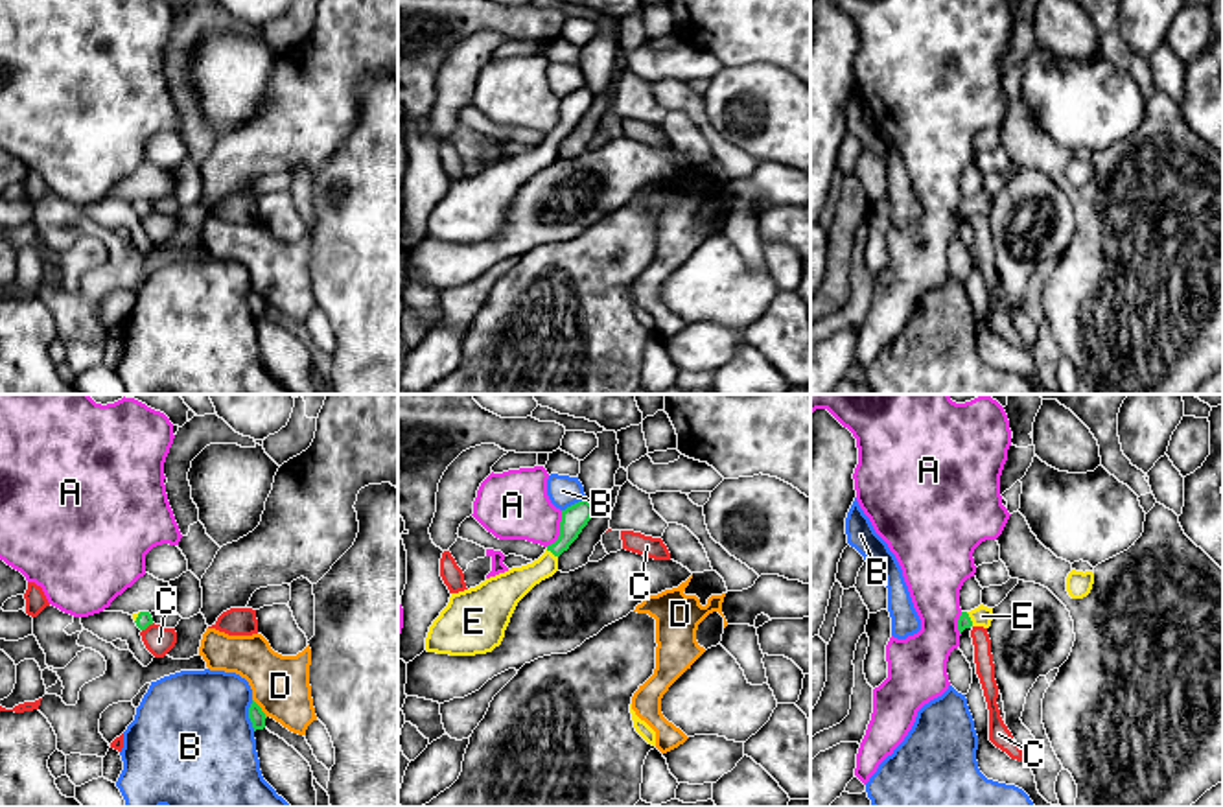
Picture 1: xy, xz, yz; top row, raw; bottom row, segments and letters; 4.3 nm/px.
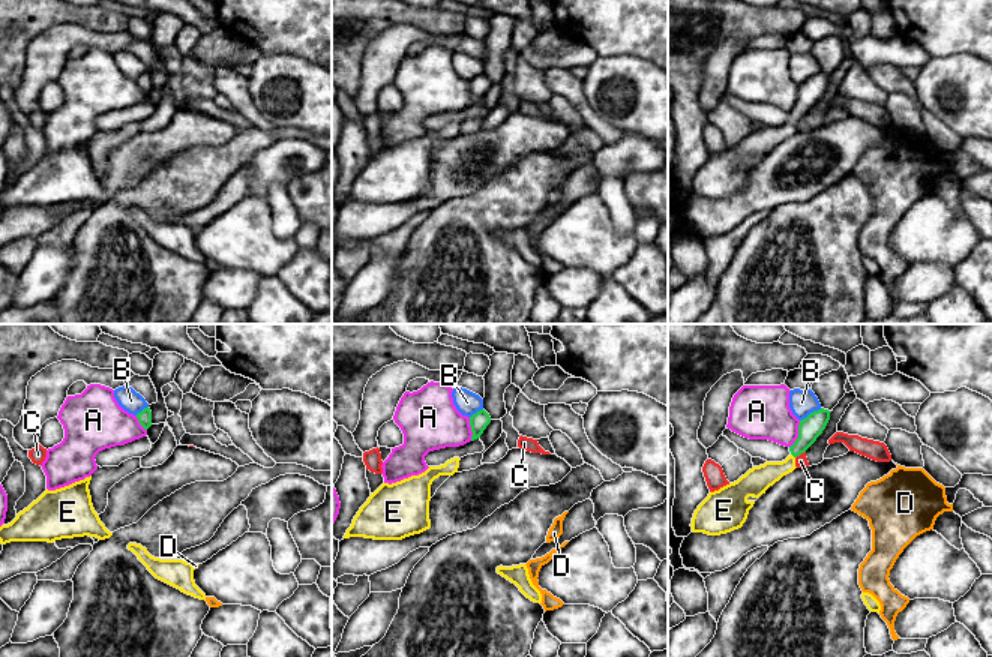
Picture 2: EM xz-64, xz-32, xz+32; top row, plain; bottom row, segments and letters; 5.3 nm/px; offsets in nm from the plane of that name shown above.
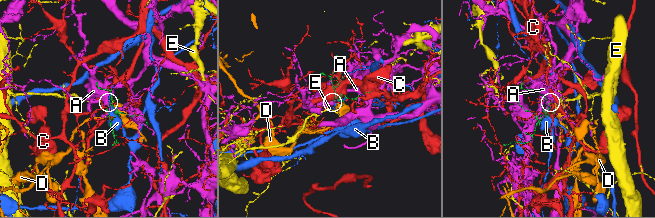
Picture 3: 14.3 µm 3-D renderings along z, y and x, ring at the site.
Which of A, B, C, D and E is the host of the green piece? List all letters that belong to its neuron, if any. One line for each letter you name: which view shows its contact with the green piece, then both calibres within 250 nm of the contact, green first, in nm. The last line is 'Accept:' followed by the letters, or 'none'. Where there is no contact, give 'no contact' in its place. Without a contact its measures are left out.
E: yz | 60/90 nm
Accept: E

